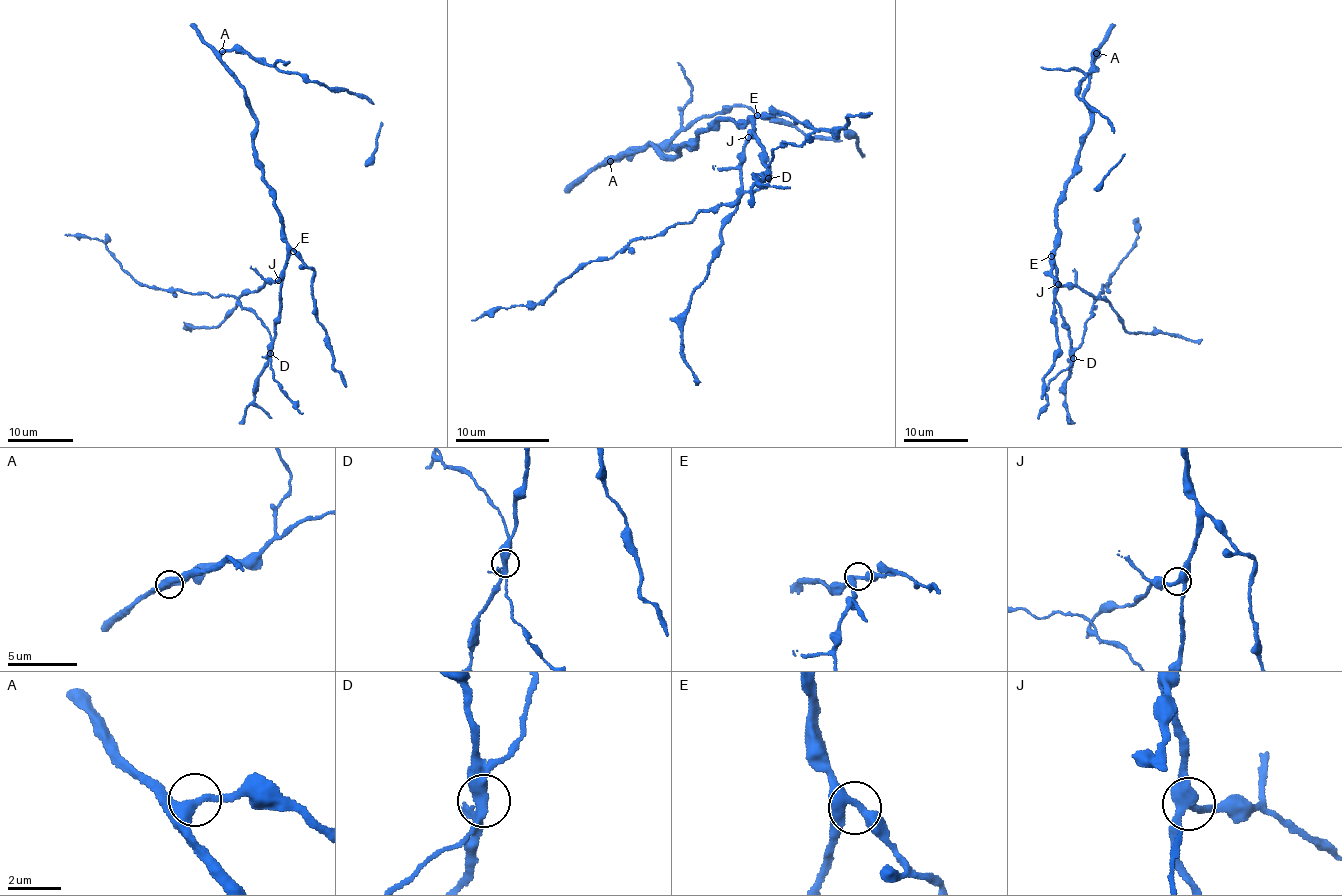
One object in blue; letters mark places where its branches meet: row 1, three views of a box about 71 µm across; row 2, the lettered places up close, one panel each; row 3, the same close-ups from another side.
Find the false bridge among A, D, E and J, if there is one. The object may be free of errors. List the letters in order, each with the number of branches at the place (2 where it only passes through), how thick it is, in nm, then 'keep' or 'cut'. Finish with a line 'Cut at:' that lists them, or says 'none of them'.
A: branches 3; calibre 340 nm; keep
D: branches 4; calibre 360 nm; cut
E: branches 3; calibre 360 nm; keep
J: branches 3; calibre 360 nm; keep
Cut at: D

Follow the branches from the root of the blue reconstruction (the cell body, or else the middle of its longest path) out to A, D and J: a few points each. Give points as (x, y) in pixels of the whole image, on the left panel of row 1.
A: (274, 198), (274, 191), (257, 162), (255, 114), (250, 110), (245, 88), (221, 59), (222, 51)
D: (274, 198), (289, 260), (282, 279), (278, 321), (271, 353)
J: (274, 198), (281, 224), (281, 238), (289, 252), (283, 276), (278, 280)

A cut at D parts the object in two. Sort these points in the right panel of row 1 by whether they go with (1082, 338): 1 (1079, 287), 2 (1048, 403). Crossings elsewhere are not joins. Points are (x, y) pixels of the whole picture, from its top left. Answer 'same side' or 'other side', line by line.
1: other side
2: same side

